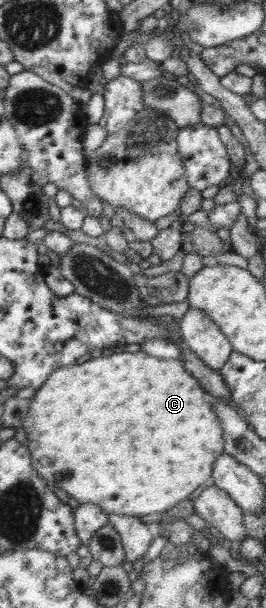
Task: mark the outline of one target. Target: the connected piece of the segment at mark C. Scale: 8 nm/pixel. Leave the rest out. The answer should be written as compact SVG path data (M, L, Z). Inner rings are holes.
M144 351L126 352L112 354L112 356L100 356L91 358L84 364L73 365L72 367L60 368L49 377L32 398L32 404L28 408L28 414L22 420L24 431L28 438L28 454L32 459L32 467L38 471L40 477L46 479L46 484L51 488L62 486L64 492L74 497L79 503L94 503L106 514L114 513L119 515L132 515L135 517L146 516L153 512L163 512L172 508L178 502L194 497L197 492L209 484L212 479L212 466L218 456L224 452L224 428L218 415L212 408L211 395L198 382L198 378L191 376L184 369L182 359L160 359L145 354Z

